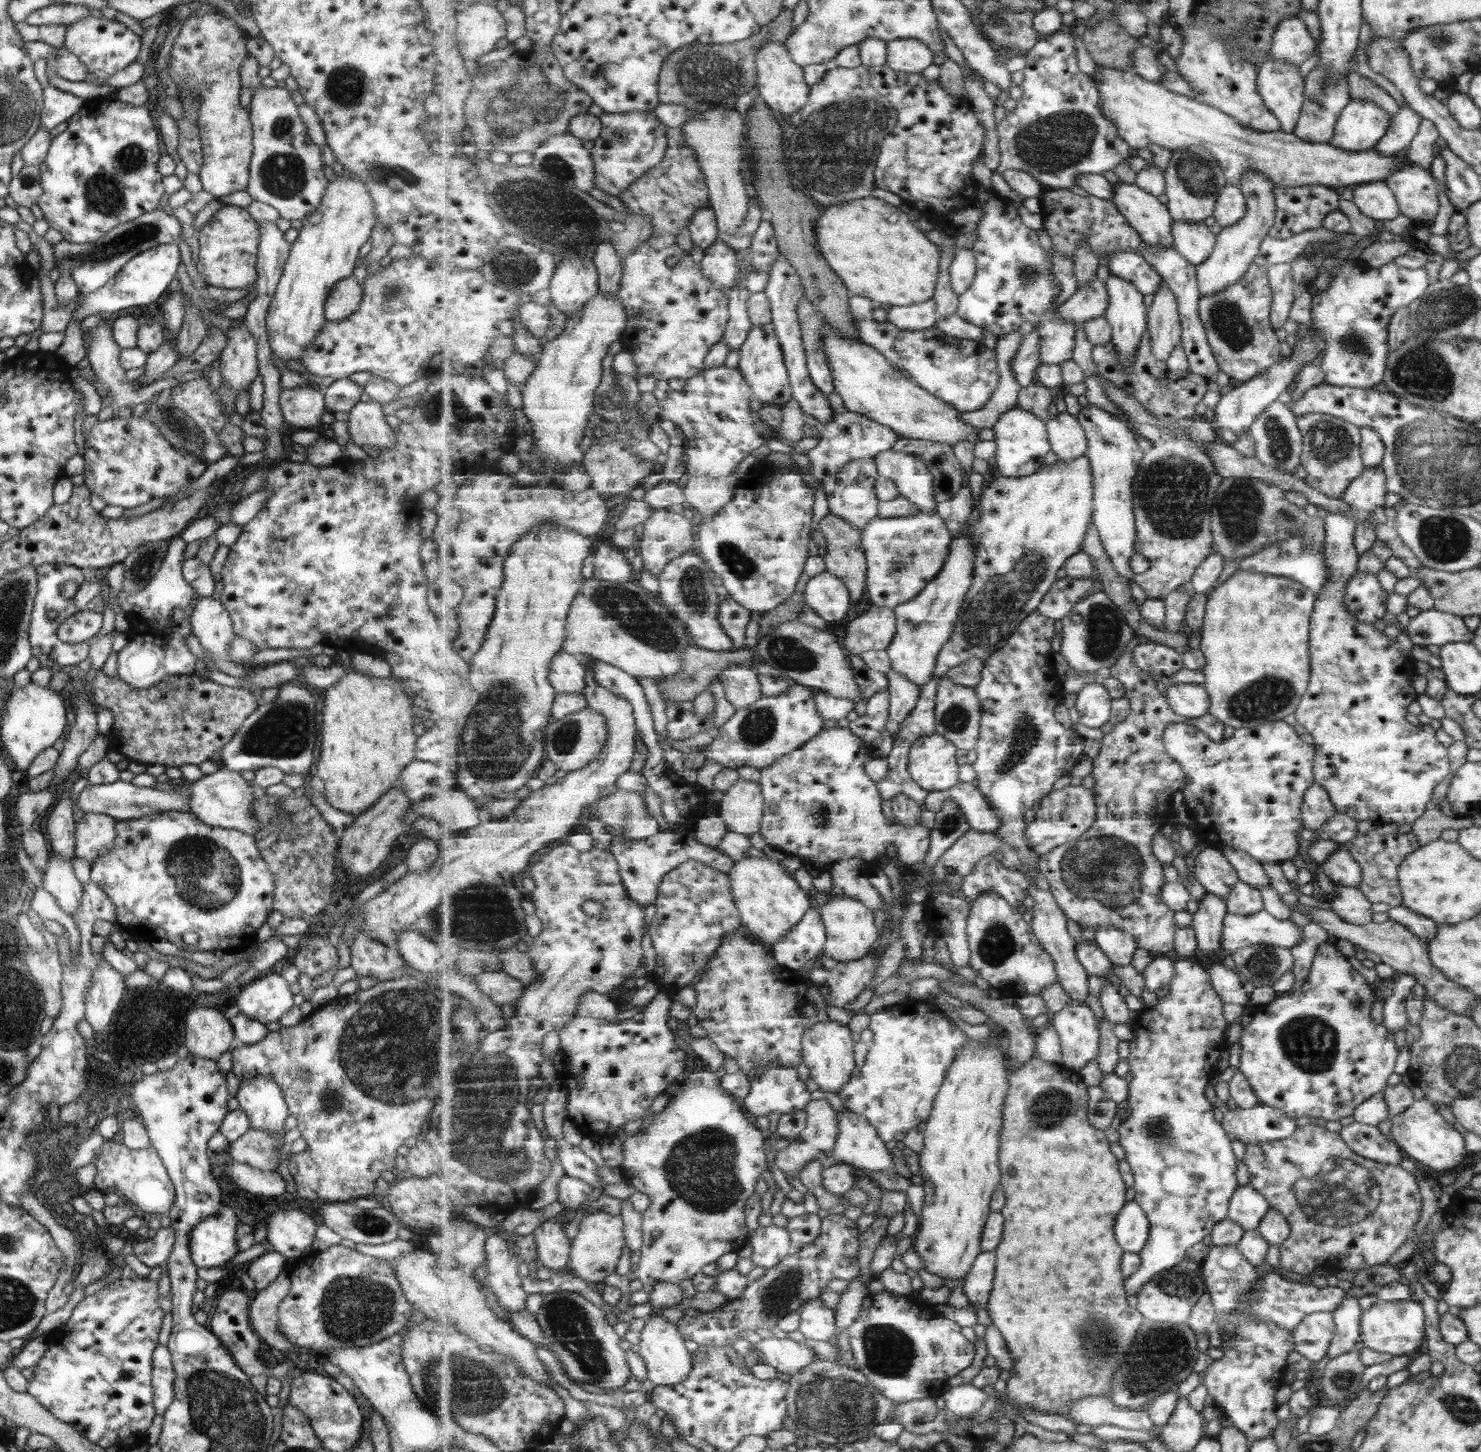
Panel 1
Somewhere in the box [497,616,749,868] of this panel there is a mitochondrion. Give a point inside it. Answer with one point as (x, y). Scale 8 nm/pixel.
(564, 739)

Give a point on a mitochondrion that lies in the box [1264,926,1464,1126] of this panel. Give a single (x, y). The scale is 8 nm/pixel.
(1310, 1044)

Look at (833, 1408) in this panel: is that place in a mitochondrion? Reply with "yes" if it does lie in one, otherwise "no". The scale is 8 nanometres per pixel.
yes

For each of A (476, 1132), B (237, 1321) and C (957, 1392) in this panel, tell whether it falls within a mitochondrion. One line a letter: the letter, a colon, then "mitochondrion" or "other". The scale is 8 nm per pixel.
A: mitochondrion
B: other
C: other

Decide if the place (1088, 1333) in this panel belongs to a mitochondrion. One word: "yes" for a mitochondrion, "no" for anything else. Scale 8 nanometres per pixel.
yes

